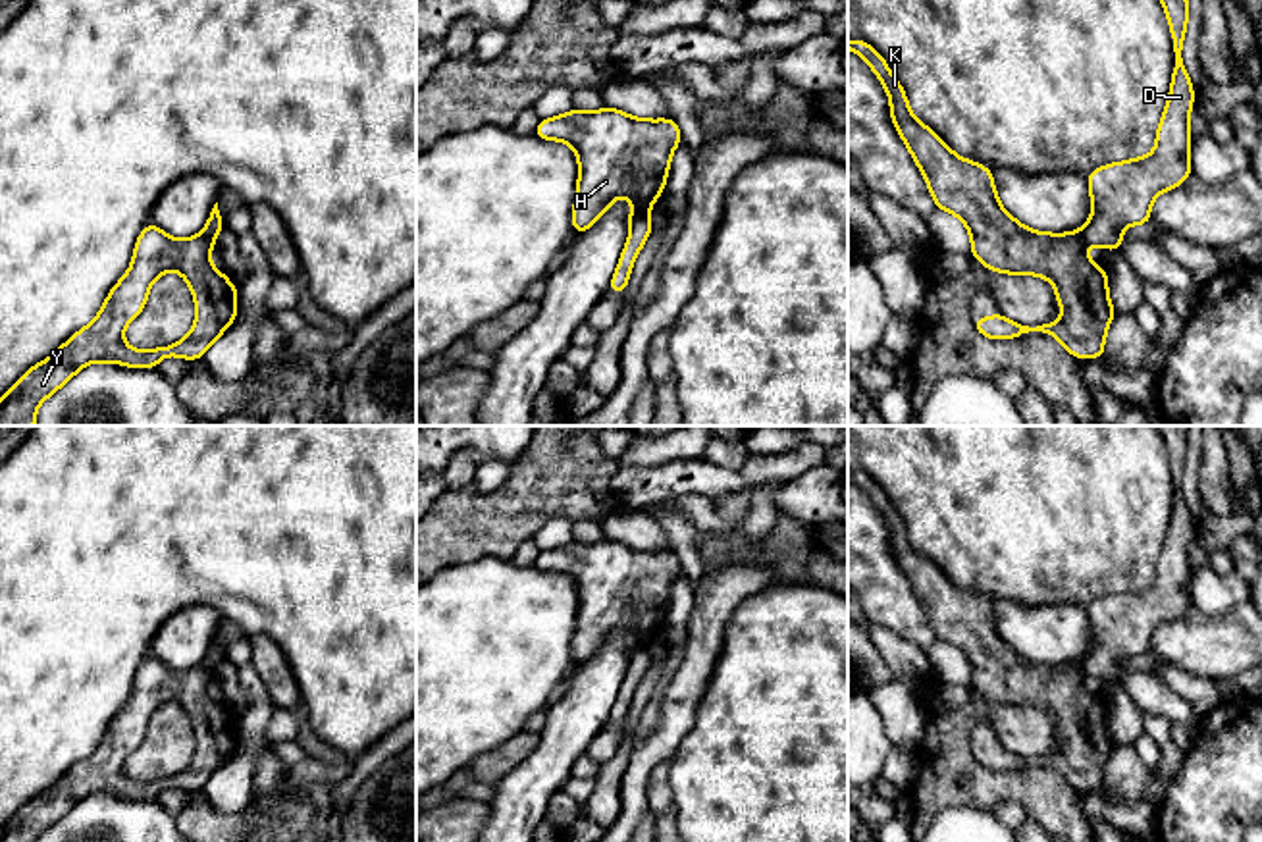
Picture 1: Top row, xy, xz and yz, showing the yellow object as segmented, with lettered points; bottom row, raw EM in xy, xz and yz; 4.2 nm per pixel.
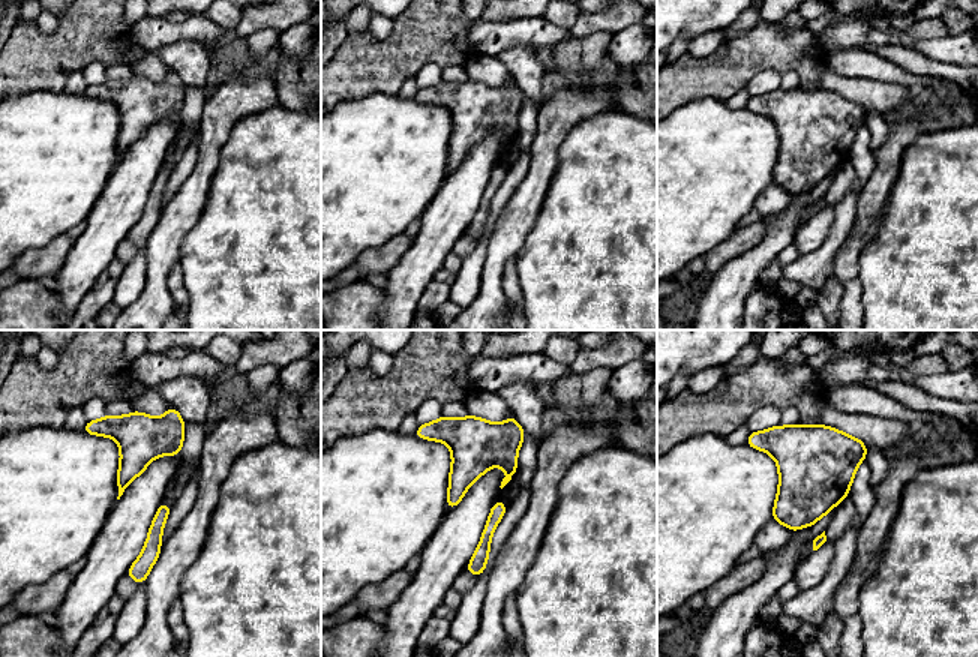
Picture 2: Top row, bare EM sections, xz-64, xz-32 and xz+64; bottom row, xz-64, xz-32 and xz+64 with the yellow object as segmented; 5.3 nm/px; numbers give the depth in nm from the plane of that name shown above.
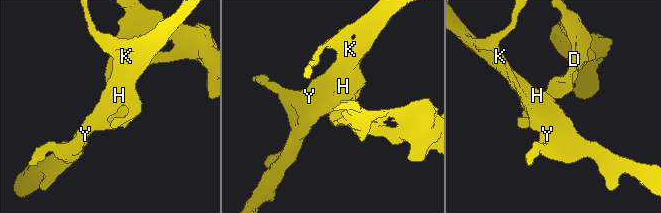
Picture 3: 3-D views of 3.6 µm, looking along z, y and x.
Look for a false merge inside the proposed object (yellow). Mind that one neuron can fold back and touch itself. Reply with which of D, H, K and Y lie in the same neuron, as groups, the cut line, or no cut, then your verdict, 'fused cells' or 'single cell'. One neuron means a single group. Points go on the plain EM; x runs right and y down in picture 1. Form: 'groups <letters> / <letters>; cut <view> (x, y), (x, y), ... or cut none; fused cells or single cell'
groups D / H K Y; cut xz (646, 644), (630, 656); fused cells

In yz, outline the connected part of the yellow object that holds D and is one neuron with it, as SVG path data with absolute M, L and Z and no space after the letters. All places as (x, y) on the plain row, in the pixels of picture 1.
M1156 426L1164 437L1173 470L1175 497L1164 547L1156 561L1156 578L1148 588L1106 595L1087 607L1092 644L1087 655L1073 663L1085 676L1119 682L1121 661L1150 655L1154 630L1179 618L1191 605L1187 588L1193 568L1189 545L1195 522L1183 497L1189 439L1187 426Z

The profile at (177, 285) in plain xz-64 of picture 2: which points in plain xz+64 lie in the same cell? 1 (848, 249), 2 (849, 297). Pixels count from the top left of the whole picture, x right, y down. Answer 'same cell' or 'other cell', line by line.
1: same cell
2: other cell

